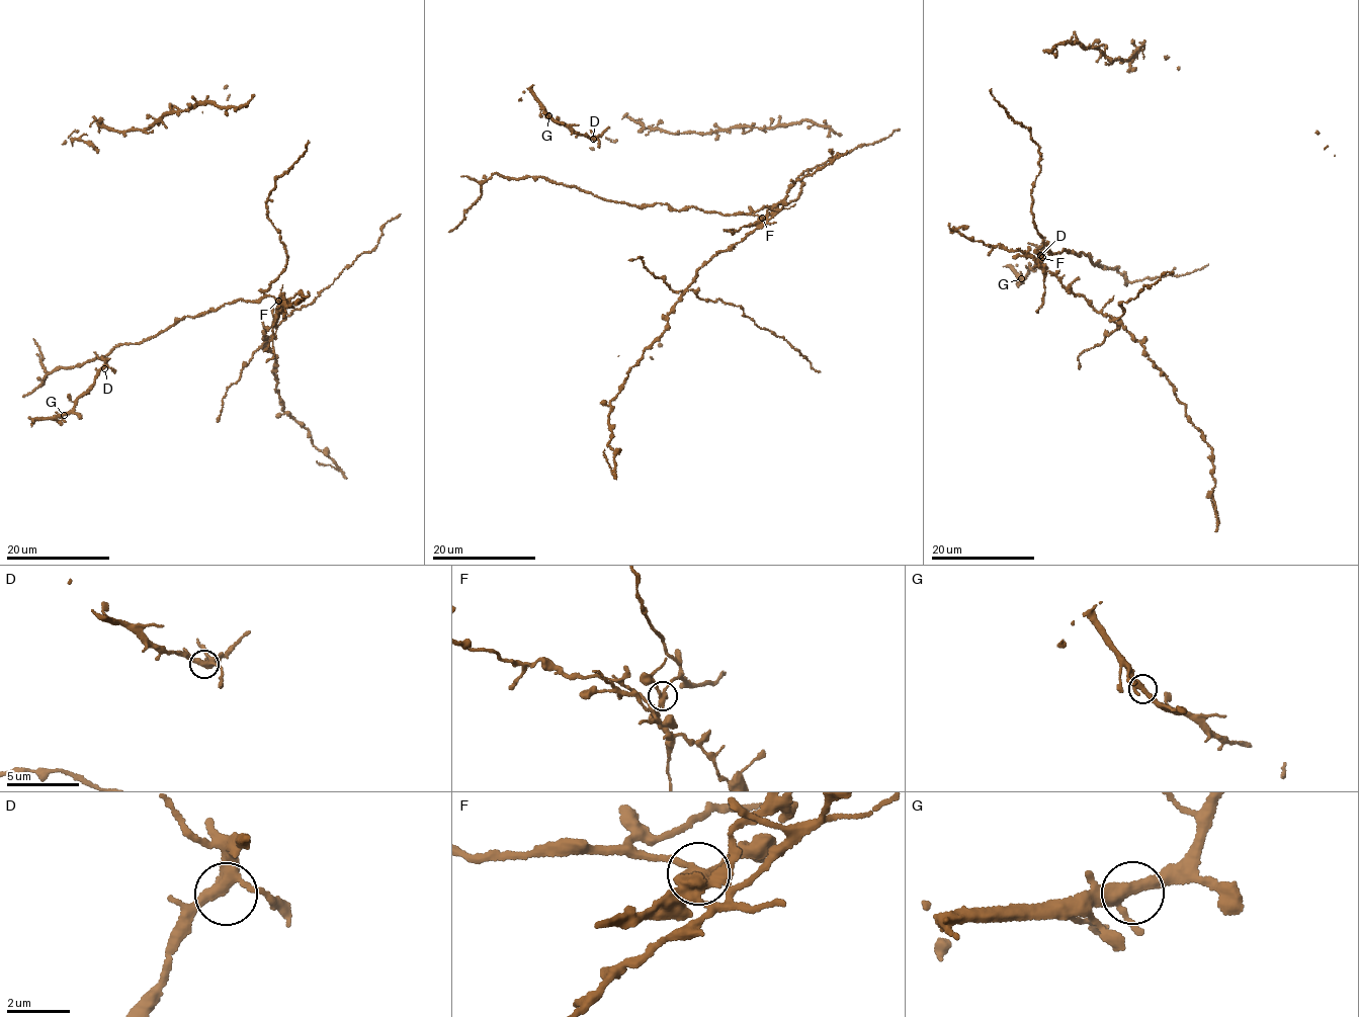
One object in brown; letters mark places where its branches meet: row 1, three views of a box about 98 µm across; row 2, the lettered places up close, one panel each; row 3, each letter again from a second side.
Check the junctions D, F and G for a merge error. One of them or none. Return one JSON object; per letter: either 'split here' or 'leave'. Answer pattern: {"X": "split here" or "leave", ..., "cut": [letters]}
{"D": "leave", "F": "split here", "G": "leave", "cut": ["F"]}

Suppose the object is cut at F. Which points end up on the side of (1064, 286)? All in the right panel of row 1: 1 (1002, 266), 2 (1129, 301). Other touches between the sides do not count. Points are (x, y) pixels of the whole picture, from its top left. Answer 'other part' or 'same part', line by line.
1: other part
2: same part

